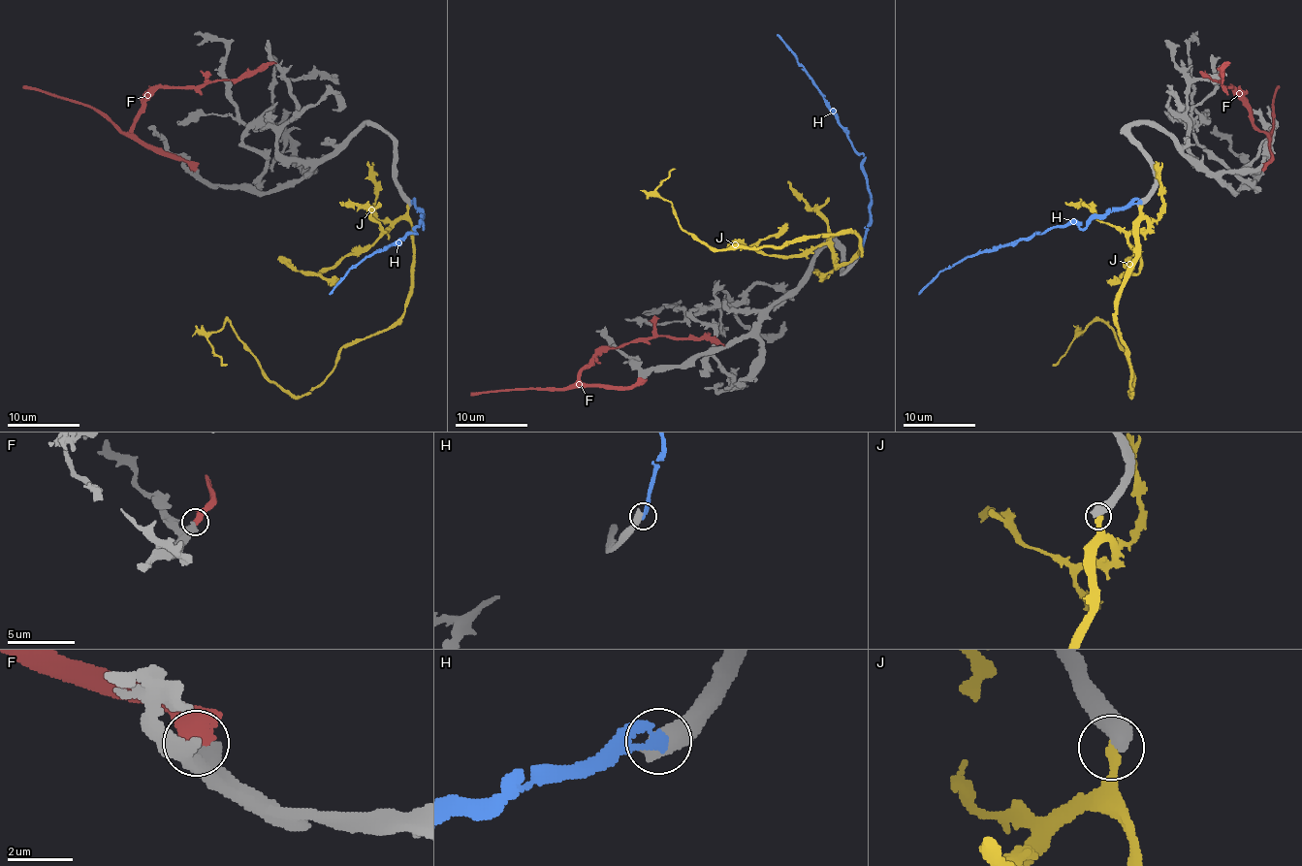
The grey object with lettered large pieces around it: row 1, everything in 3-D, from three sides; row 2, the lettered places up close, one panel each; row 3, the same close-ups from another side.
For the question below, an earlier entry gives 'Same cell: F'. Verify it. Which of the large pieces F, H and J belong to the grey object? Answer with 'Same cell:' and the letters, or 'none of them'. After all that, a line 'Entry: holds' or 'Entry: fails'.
Same cell: F
Entry: holds

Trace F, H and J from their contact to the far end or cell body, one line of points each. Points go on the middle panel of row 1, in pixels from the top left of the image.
F: (641, 377), (630, 387), (587, 387), (580, 379), (580, 372), (605, 349), (655, 336), (712, 338), (724, 345)
H: (859, 255), (870, 214), (863, 156), (815, 84), (778, 34)
J: (855, 255), (861, 252), (855, 234), (836, 232), (781, 246), (714, 250), (688, 234), (655, 190), (676, 169)

